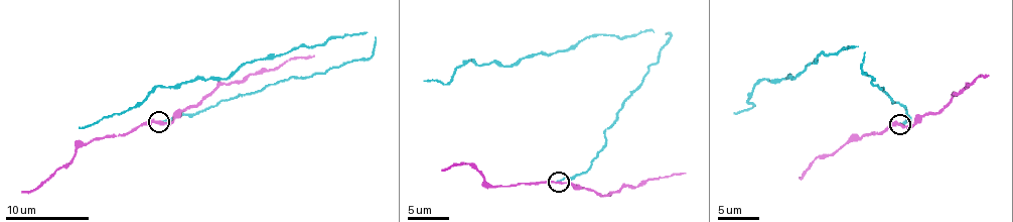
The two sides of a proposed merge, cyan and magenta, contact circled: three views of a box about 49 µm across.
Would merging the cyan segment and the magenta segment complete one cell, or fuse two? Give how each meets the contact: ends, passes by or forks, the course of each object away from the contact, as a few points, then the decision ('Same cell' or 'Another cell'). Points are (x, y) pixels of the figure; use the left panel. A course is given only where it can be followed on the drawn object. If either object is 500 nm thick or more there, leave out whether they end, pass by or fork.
At the ring cyan ends. At the ring magenta passes by. Course of cyan: (159, 122), (365, 61), (375, 37), (326, 39), (243, 63), (228, 78), (154, 86), (135, 106), (79, 127). Course of magenta: (159, 122), (173, 121), (182, 110), (220, 85), (247, 81), (251, 74), (276, 70), (291, 59), (314, 56). Another cell

